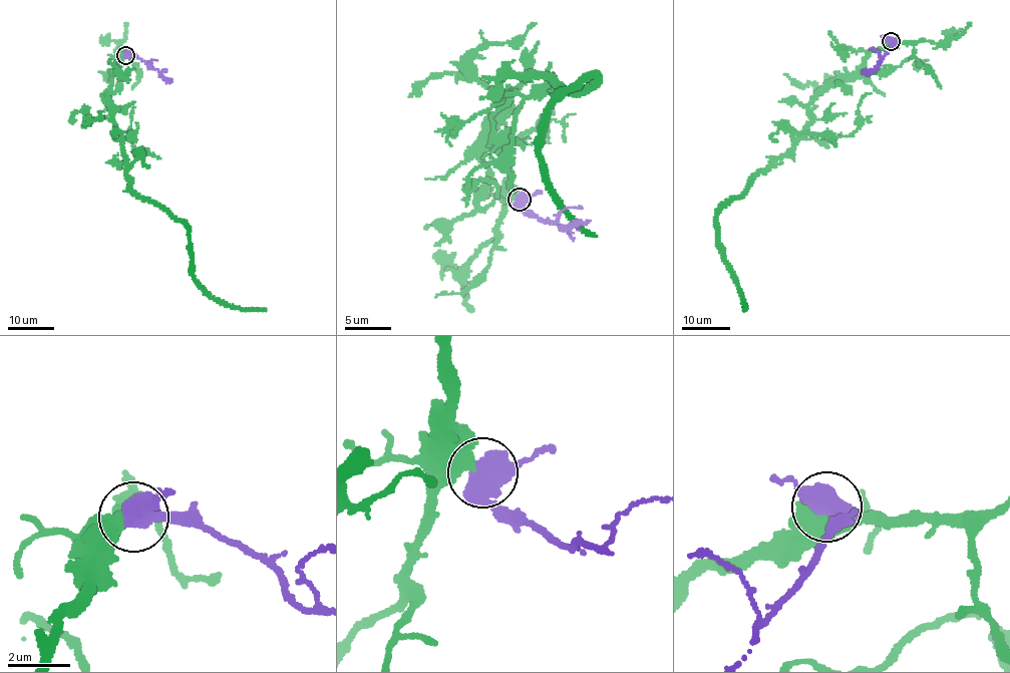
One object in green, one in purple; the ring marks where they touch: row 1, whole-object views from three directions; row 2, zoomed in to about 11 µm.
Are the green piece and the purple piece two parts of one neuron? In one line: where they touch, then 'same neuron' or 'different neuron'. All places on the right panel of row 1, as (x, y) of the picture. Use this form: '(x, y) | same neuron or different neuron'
(891, 41) | different neuron

